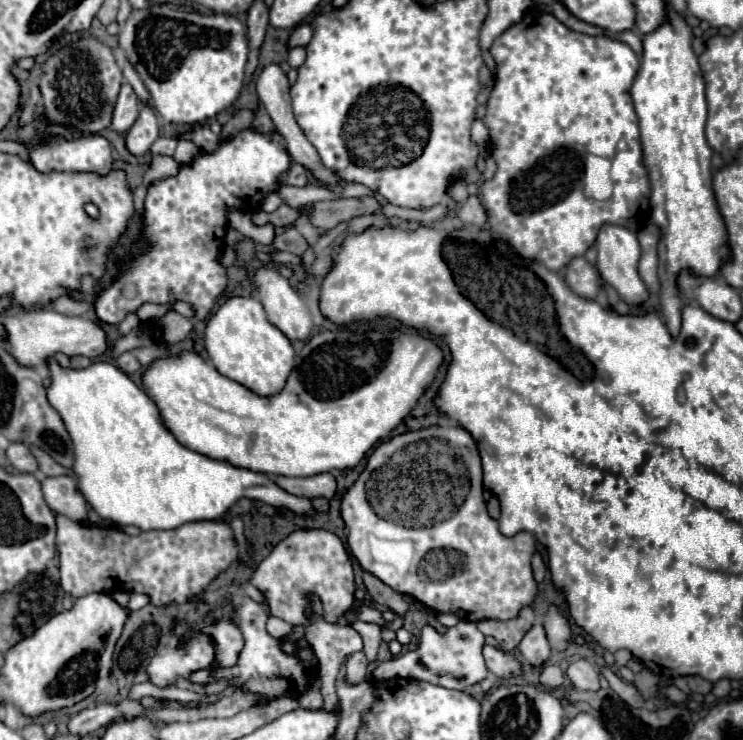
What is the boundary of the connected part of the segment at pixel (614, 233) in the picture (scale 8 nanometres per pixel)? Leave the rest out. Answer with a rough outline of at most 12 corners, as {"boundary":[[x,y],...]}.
{"boundary":[[603,226],[597,270],[627,304],[649,290],[637,272],[637,234]]}

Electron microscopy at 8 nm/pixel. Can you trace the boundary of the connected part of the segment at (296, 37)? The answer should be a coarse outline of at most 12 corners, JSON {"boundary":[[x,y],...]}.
{"boundary":[[309,24],[293,30],[287,48],[307,46],[313,36]]}

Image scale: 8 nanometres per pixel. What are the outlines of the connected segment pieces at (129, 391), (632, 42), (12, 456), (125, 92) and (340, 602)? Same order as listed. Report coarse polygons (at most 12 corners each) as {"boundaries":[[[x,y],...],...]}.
{"boundaries":[[[49,358],[77,490],[171,530],[243,496],[315,514],[269,474],[181,446],[113,362]],[[621,32],[617,40],[629,44],[637,56],[643,42],[635,32]],[[21,442],[7,448],[17,472],[37,472],[37,460]],[[131,84],[115,102],[111,130],[127,132],[139,114]],[[297,530],[251,582],[271,616],[307,626],[309,594],[329,622],[355,606],[345,544]]]}

